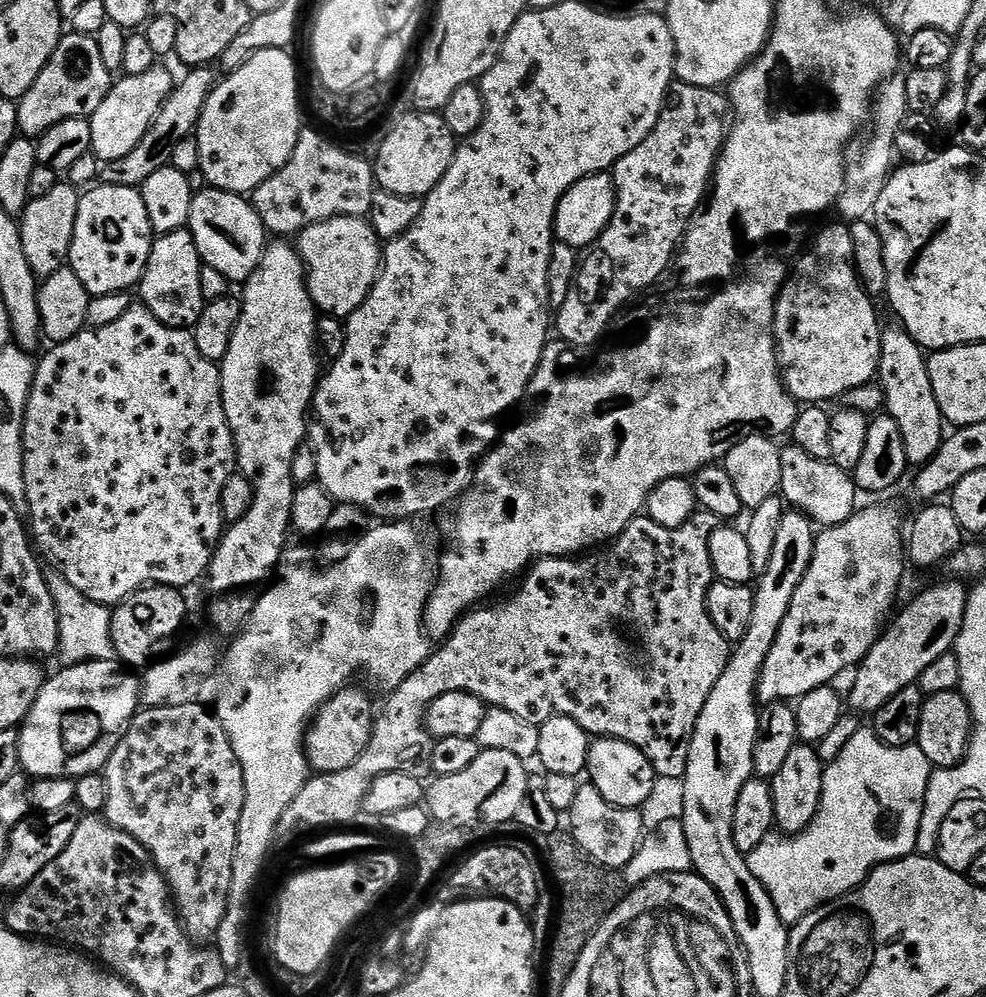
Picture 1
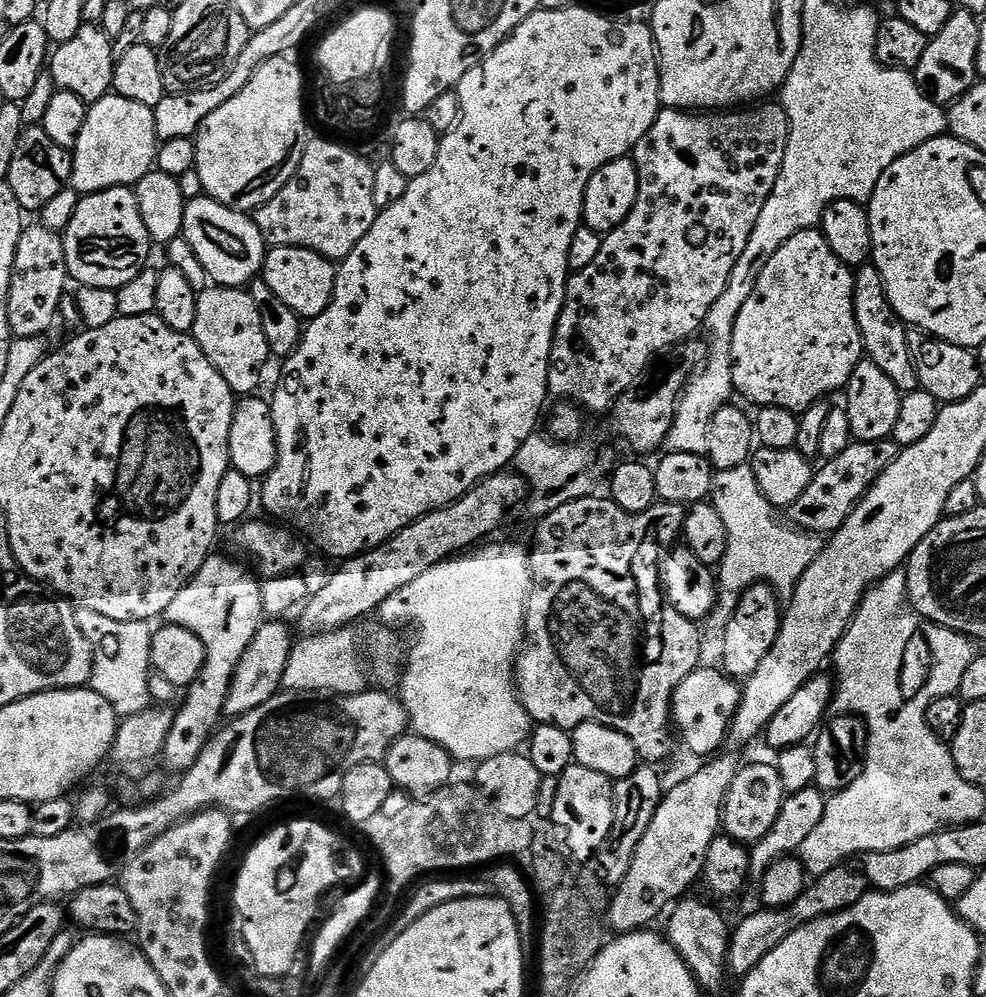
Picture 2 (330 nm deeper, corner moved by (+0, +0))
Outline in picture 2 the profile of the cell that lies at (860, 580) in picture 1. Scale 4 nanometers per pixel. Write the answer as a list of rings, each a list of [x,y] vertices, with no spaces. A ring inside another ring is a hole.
[[[697,666],[672,695],[672,722],[675,731],[694,755],[704,756],[700,758],[711,757],[723,749],[720,747],[725,747],[728,728],[740,705],[742,691],[741,685],[732,677],[725,676],[719,667],[704,667]]]

